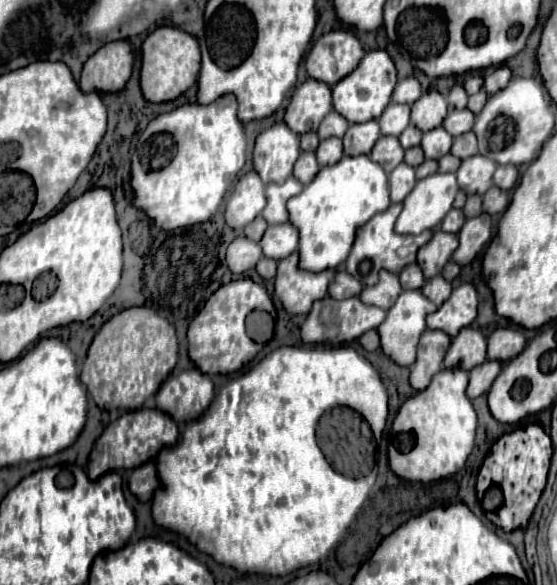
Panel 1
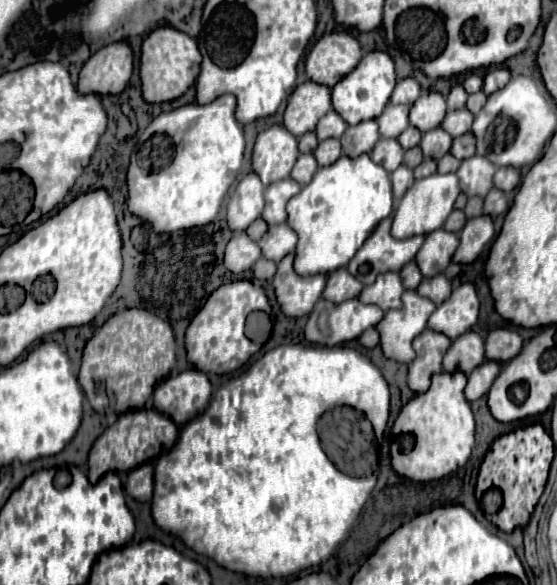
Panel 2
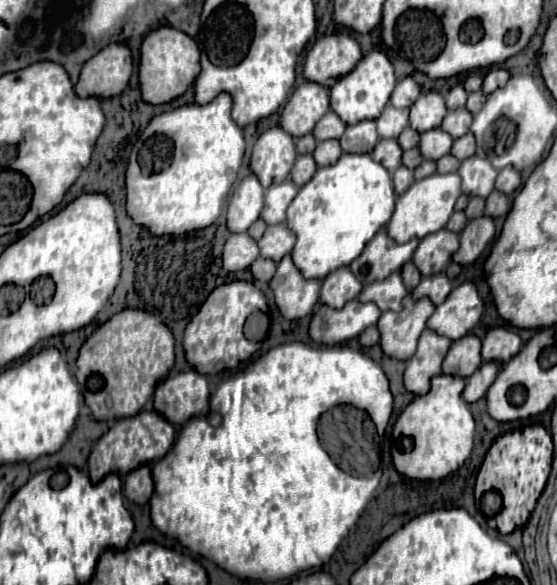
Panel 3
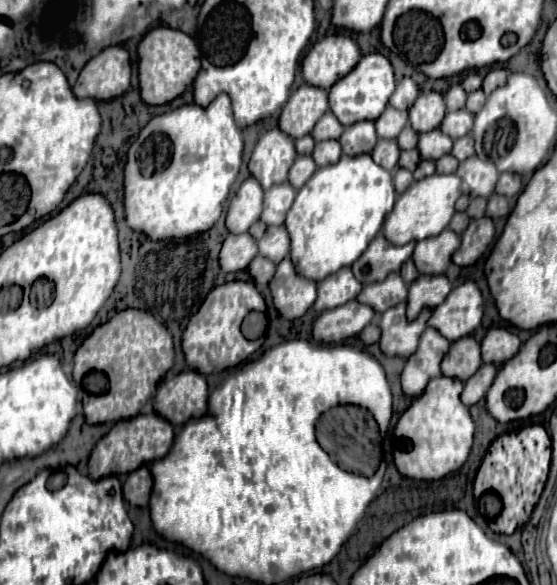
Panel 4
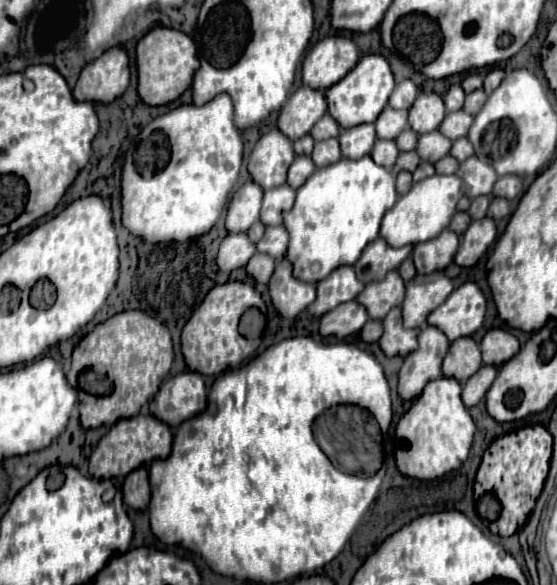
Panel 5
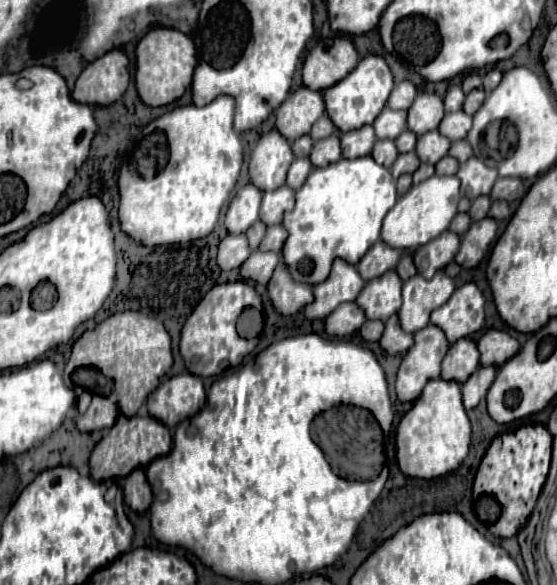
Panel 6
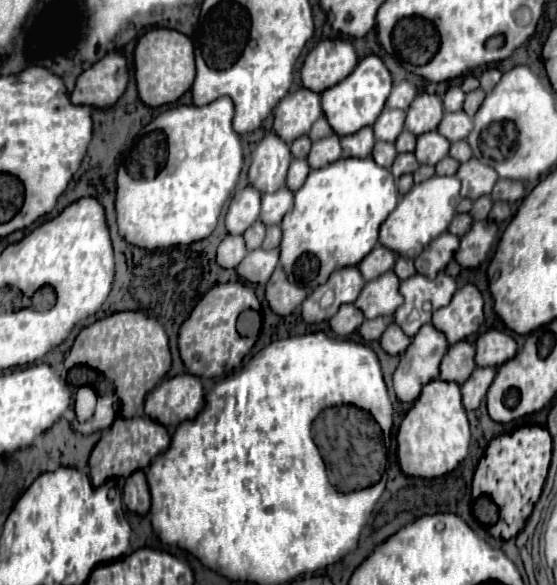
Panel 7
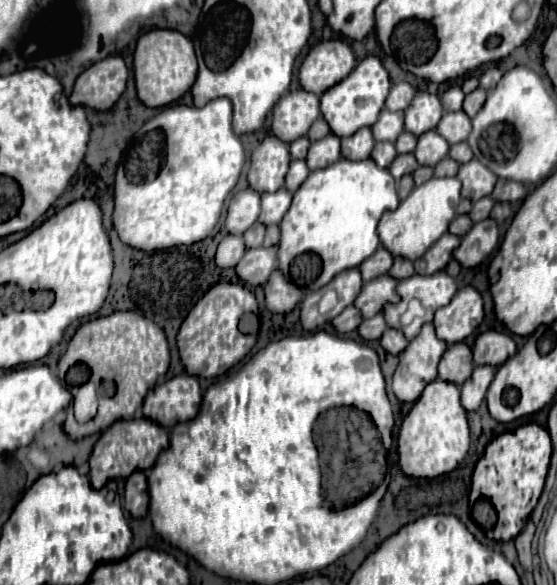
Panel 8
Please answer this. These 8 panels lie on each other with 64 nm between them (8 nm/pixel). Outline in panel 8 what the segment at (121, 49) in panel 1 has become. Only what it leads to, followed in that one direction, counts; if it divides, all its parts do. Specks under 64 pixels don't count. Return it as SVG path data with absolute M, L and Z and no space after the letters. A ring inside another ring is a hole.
M108 56L78 76L70 102L92 110L110 110L124 92L126 78L128 70L124 60L120 56Z

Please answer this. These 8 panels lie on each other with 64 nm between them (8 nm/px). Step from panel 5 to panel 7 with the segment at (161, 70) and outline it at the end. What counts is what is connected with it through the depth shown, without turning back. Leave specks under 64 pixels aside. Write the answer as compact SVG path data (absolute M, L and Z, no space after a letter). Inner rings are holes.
M154 28L146 32L134 50L134 66L136 66L136 86L140 100L152 108L176 102L194 82L196 64L194 64L194 48L188 36L168 28Z

